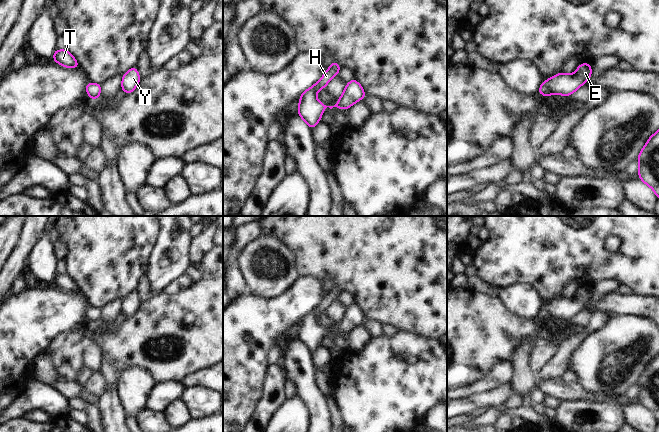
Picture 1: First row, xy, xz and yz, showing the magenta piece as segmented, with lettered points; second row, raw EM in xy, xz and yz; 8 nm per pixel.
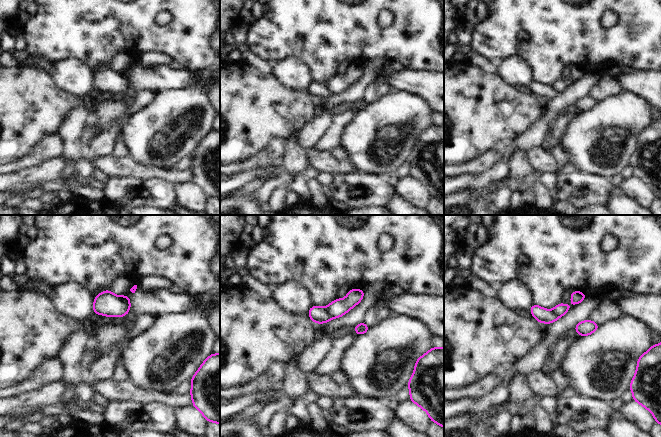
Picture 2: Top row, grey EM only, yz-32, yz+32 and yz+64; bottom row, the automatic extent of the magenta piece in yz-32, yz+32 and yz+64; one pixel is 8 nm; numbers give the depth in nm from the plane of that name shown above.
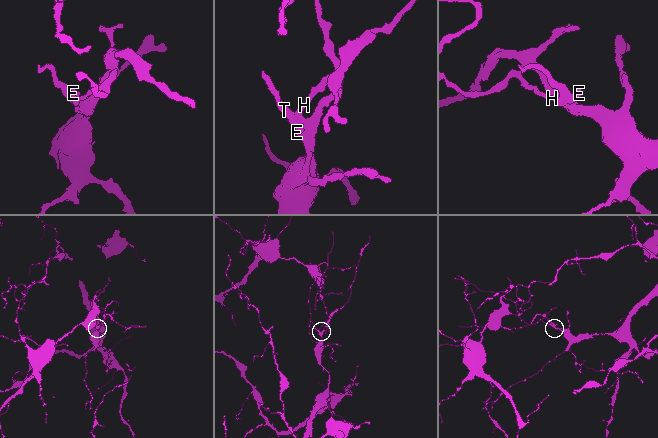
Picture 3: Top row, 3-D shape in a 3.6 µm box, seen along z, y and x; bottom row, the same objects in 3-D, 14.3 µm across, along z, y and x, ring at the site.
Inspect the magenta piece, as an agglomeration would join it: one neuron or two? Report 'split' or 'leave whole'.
split

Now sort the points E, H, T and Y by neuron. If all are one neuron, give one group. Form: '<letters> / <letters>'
E T Y / H

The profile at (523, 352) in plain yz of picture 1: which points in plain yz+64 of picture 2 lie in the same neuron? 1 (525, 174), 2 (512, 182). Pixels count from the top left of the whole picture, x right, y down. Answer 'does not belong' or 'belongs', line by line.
1: belongs
2: belongs

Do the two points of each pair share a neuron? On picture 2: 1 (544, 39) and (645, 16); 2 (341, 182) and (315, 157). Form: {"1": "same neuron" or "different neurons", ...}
{"1": "same neuron", "2": "different neurons"}

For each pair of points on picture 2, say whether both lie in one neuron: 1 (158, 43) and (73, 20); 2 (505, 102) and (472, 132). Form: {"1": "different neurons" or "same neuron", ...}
{"1": "same neuron", "2": "same neuron"}

